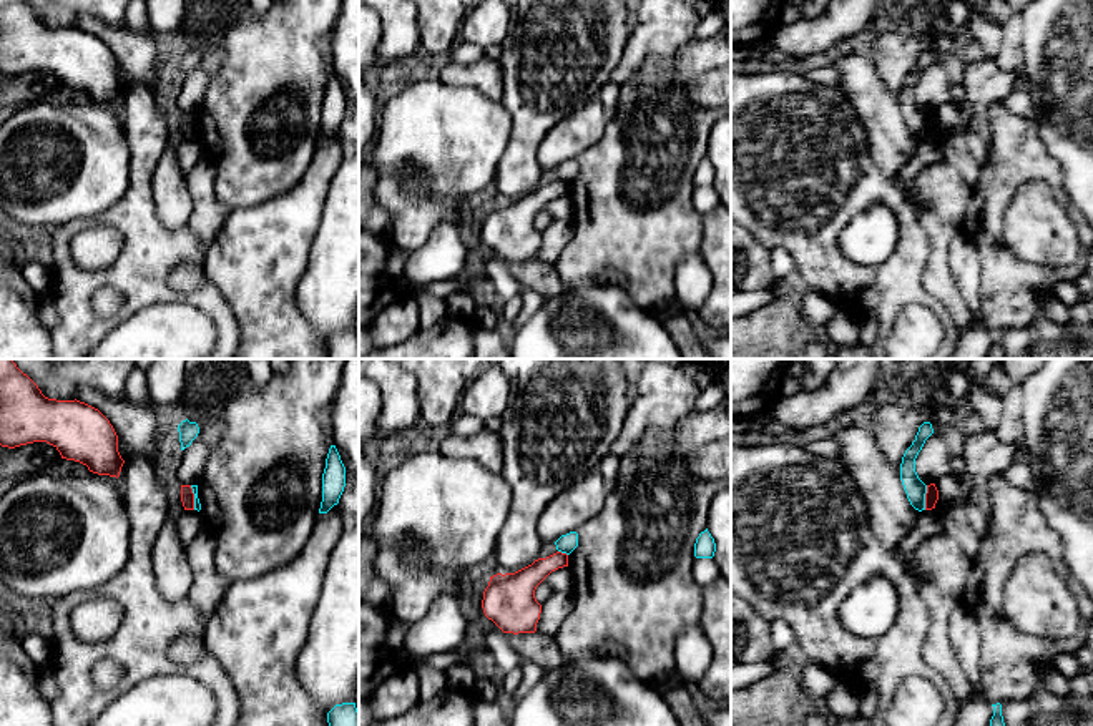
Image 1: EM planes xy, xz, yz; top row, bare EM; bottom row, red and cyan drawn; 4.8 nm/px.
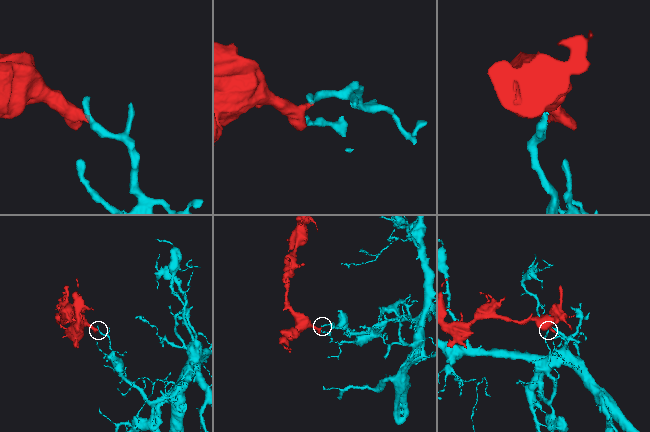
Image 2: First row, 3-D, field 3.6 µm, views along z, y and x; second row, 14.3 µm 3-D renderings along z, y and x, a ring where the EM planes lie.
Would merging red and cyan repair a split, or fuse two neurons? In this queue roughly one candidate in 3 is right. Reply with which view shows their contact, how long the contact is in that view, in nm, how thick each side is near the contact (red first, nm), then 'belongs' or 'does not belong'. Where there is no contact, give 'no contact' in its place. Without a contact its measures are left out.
contact in yz; length 120 nm; calibres 60 and 100 nm; does not belong

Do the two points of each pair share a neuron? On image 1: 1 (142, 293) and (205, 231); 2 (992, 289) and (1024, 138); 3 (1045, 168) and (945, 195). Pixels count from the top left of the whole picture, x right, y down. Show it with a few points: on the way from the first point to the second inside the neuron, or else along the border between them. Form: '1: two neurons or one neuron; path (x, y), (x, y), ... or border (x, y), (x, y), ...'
1: two neurons; border (186, 225), (201, 243), (205, 253)
2: one neuron; path (992, 251), (990, 198), (1000, 176)
3: two neurons; border (972, 190), (962, 228)

